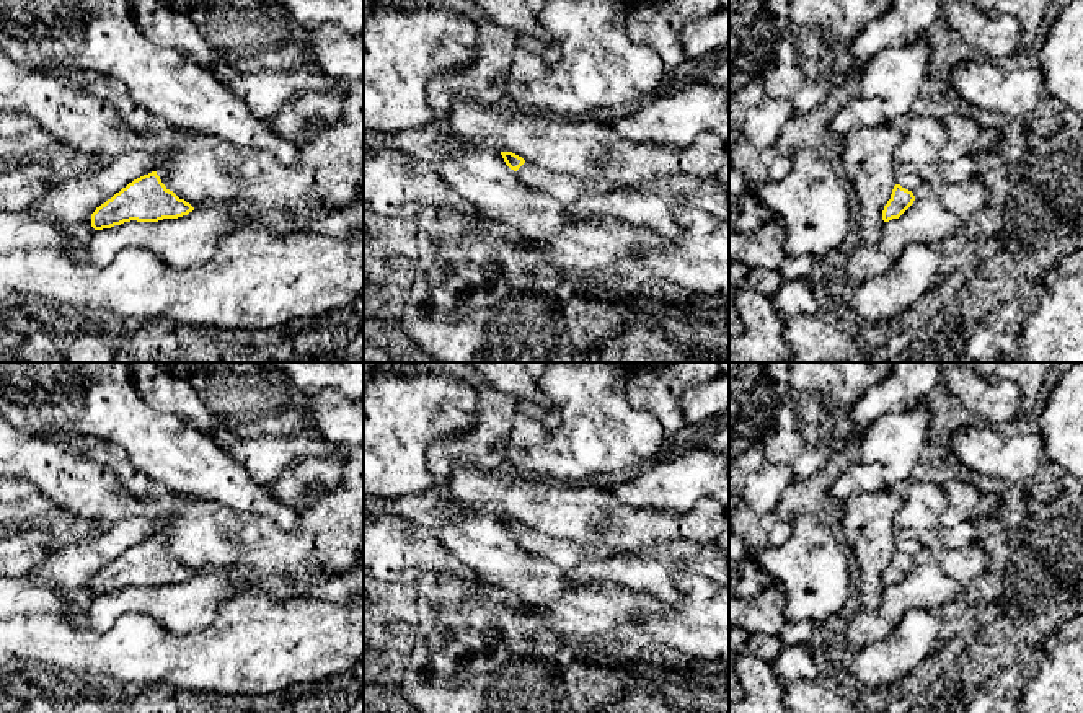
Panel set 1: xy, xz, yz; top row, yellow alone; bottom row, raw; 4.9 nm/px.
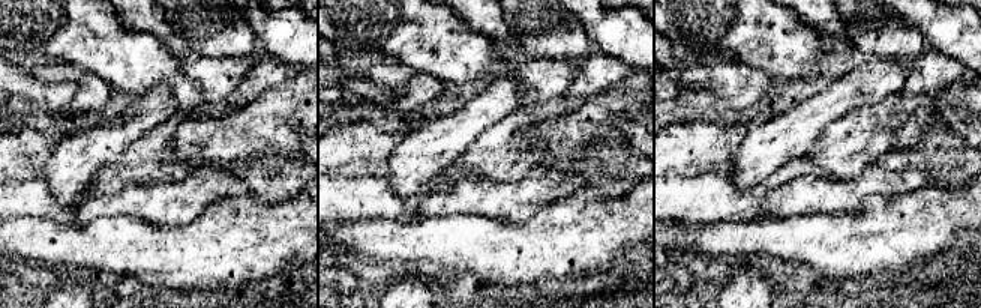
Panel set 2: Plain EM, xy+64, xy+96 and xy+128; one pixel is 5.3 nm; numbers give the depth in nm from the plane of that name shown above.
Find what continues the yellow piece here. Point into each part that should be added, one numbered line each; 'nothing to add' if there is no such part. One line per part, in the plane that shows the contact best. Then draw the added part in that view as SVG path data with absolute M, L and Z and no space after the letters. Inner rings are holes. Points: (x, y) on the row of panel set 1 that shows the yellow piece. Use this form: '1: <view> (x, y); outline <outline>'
1: yz (906, 175); outline M895 163L895 183L908 191L915 191L923 181L910 163Z

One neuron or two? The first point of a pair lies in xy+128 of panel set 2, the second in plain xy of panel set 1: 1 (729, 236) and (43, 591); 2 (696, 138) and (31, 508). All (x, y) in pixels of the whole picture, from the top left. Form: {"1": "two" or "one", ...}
{"1": "two", "2": "two"}

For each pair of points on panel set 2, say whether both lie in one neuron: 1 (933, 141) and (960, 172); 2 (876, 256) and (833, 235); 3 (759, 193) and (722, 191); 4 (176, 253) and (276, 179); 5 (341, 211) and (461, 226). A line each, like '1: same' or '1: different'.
1: same
2: same
3: same
4: different
5: different

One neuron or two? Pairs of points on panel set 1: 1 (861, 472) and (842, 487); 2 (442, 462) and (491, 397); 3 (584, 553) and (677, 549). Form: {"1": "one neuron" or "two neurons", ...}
{"1": "one neuron", "2": "one neuron", "3": "two neurons"}

